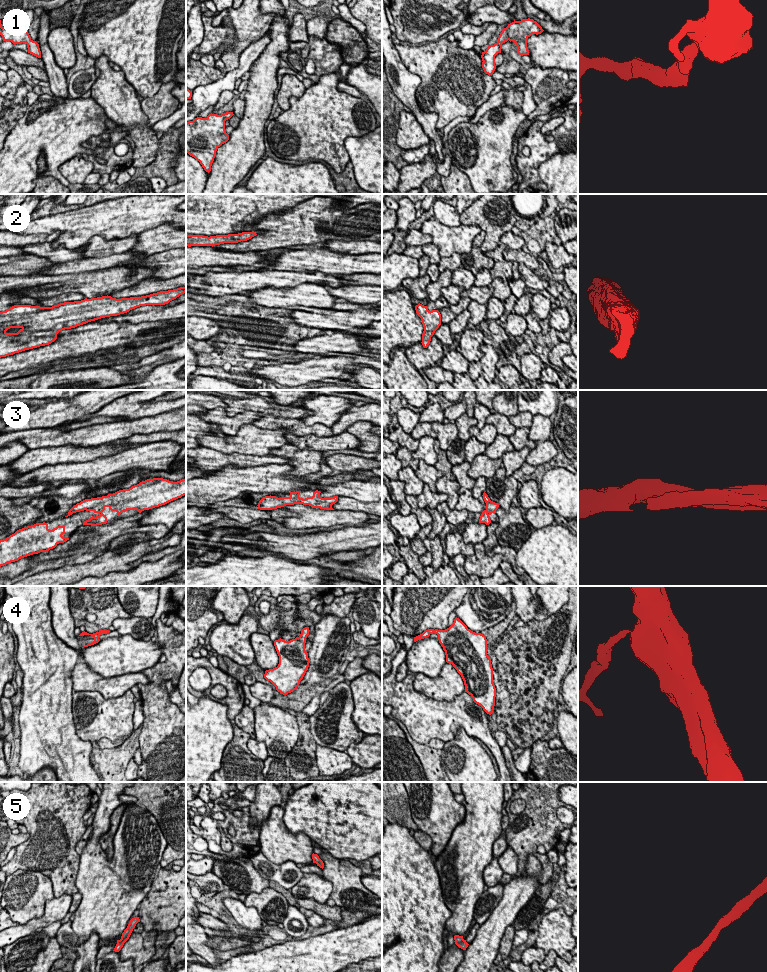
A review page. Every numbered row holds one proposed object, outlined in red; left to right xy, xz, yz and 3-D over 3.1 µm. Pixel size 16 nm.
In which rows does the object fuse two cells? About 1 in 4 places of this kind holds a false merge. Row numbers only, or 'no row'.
no row

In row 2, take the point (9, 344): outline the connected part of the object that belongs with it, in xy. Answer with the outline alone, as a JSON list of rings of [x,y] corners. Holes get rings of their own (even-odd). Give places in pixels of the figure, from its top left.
[[[186,287],[160,291],[141,297],[116,299],[102,296],[81,301],[64,302],[52,307],[14,305],[0,312],[0,358],[25,350],[49,345],[57,339],[57,334],[65,329],[95,321],[101,318],[117,316],[140,306],[165,305],[186,292]]]

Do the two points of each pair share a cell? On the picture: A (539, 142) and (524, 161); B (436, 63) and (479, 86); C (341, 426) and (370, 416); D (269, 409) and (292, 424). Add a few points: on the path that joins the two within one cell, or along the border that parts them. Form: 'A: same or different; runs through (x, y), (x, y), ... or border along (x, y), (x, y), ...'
A: same; runs through (539, 148), (530, 159)
B: same; runs through (447, 71), (458, 73), (468, 82)
C: same; runs through (348, 419), (351, 416), (363, 416)
D: different; border along (265, 414), (299, 419)

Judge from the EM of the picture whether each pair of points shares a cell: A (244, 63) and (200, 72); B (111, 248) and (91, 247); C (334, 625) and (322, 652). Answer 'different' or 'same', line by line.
A: different
B: same
C: same

